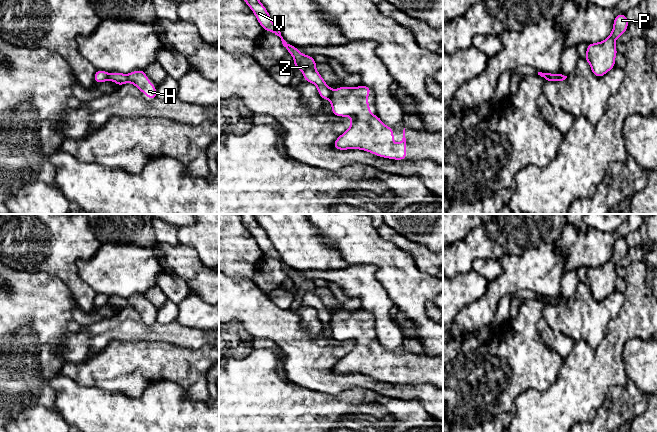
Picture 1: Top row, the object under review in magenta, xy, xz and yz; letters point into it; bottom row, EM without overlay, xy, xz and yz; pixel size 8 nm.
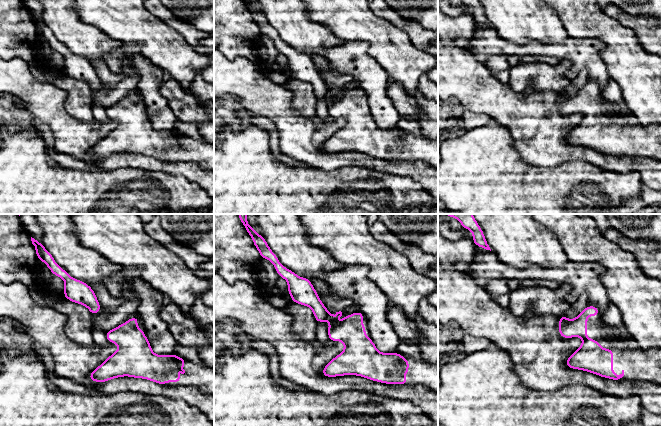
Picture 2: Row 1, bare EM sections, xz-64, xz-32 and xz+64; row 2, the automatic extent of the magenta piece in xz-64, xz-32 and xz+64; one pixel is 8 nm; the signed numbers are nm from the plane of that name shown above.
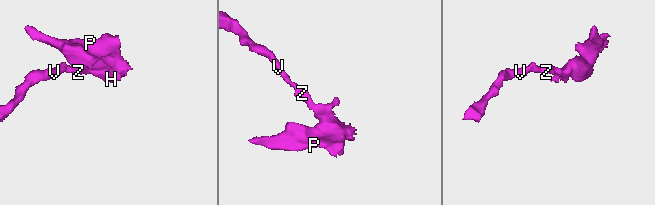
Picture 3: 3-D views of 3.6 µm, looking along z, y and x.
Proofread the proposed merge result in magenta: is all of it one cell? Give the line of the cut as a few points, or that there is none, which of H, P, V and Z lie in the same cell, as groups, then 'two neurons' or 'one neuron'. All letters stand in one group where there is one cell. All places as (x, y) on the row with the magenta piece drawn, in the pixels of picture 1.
cut in xz along (332, 90), (328, 98); H P / V Z; two neurons

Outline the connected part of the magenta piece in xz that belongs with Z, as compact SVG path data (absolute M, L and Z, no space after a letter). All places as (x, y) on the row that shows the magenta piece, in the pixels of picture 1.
M244 0L256 16L256 19L264 30L270 31L281 38L283 46L294 58L294 66L303 71L304 81L317 86L318 93L323 100L329 99L332 89L325 83L322 76L316 70L316 61L313 56L303 55L295 46L287 43L281 36L280 30L275 26L269 13L260 0Z

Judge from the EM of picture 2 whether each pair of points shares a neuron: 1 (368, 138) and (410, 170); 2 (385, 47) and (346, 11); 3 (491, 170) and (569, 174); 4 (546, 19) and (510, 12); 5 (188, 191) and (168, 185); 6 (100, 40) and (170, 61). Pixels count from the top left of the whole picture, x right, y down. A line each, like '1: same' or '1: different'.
1: different
2: same
3: same
4: same
5: same
6: different

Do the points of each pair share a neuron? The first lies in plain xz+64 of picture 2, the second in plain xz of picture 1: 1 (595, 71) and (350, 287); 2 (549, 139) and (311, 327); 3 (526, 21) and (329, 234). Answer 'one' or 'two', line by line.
1: one
2: two
3: two

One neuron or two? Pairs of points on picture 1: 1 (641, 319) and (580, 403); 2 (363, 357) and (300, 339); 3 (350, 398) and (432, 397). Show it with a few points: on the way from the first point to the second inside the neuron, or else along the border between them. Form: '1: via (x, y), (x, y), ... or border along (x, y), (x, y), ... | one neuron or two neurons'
1: via (620, 338), (611, 347), (608, 357), (583, 382) | one neuron
2: border along (332, 337), (351, 344), (333, 371), (360, 373) | two neurons
3: border along (370, 389), (389, 397), (415, 400) | two neurons

